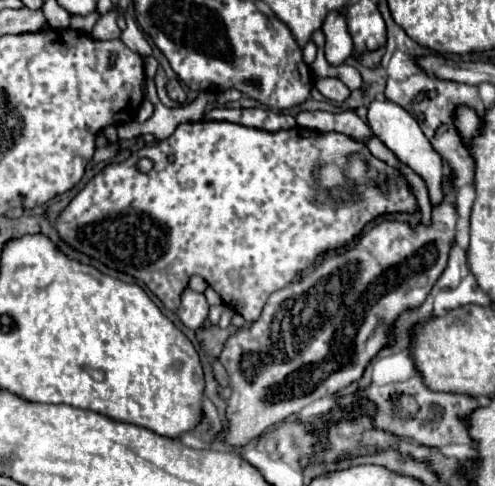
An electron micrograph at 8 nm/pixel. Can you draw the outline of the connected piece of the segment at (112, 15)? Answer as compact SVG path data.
M108 12L104 16L98 18L94 30L92 30L92 38L94 40L114 40L120 38L120 28L116 24L116 12Z

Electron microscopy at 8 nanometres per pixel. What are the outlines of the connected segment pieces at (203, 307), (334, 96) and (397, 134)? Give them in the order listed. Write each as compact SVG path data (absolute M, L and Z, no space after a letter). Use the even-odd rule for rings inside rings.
M190 288L184 290L182 294L182 302L178 306L178 318L182 320L182 324L190 330L198 330L204 320L208 318L208 302L204 298L204 294L198 294Z
M338 78L316 80L316 88L320 94L324 94L332 102L344 102L350 98L350 88L344 82L340 82Z
M374 100L368 106L368 126L372 128L372 132L398 156L400 162L404 162L406 166L410 166L414 172L418 172L430 192L430 200L434 204L444 200L444 192L442 192L442 176L444 176L444 164L440 154L430 146L430 140L424 136L424 132L420 130L418 122L398 104L390 102L390 100Z

